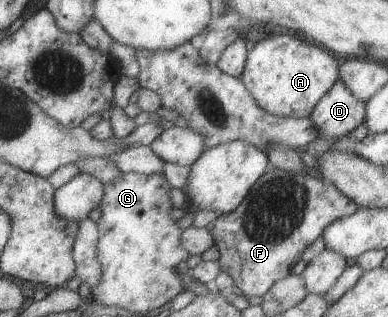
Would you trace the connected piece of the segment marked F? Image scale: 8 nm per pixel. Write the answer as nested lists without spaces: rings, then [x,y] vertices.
[[[273,167],[273,169],[267,171],[249,189],[245,200],[241,201],[241,204],[233,212],[221,213],[218,216],[218,219],[214,222],[215,227],[213,227],[211,233],[214,238],[214,245],[219,248],[219,252],[221,253],[221,258],[218,263],[222,265],[222,271],[224,273],[231,275],[231,278],[235,281],[236,291],[238,293],[242,293],[247,299],[251,299],[252,297],[262,297],[277,281],[280,281],[291,274],[292,268],[302,259],[302,254],[305,252],[305,249],[307,249],[307,247],[309,247],[311,243],[314,243],[319,237],[322,237],[324,230],[331,223],[334,223],[337,219],[351,216],[359,209],[360,207],[356,205],[355,201],[346,197],[334,184],[331,184],[325,179],[315,179],[315,177],[311,177],[305,172],[295,174]]]

